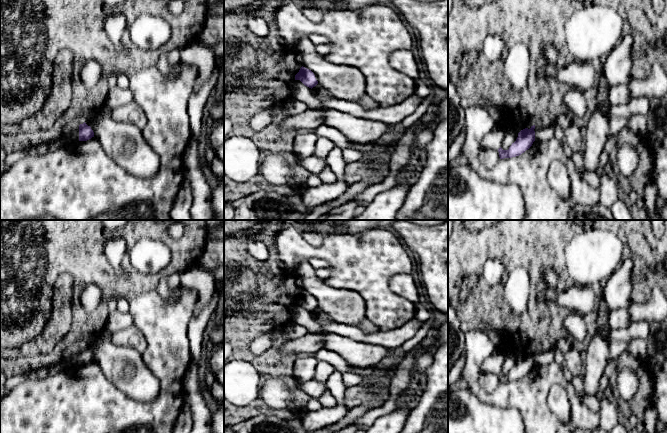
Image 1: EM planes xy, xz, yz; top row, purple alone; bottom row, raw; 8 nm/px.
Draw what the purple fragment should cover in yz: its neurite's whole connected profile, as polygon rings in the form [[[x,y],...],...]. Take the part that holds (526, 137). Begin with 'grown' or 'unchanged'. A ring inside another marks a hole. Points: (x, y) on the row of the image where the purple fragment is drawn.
unchanged; [[[535,125],[530,129],[525,128],[518,133],[518,137],[508,150],[498,149],[500,159],[512,158],[521,155],[528,150],[535,141]]]

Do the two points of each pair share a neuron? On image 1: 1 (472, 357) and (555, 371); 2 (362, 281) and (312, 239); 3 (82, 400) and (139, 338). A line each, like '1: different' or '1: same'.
1: same
2: different
3: different

